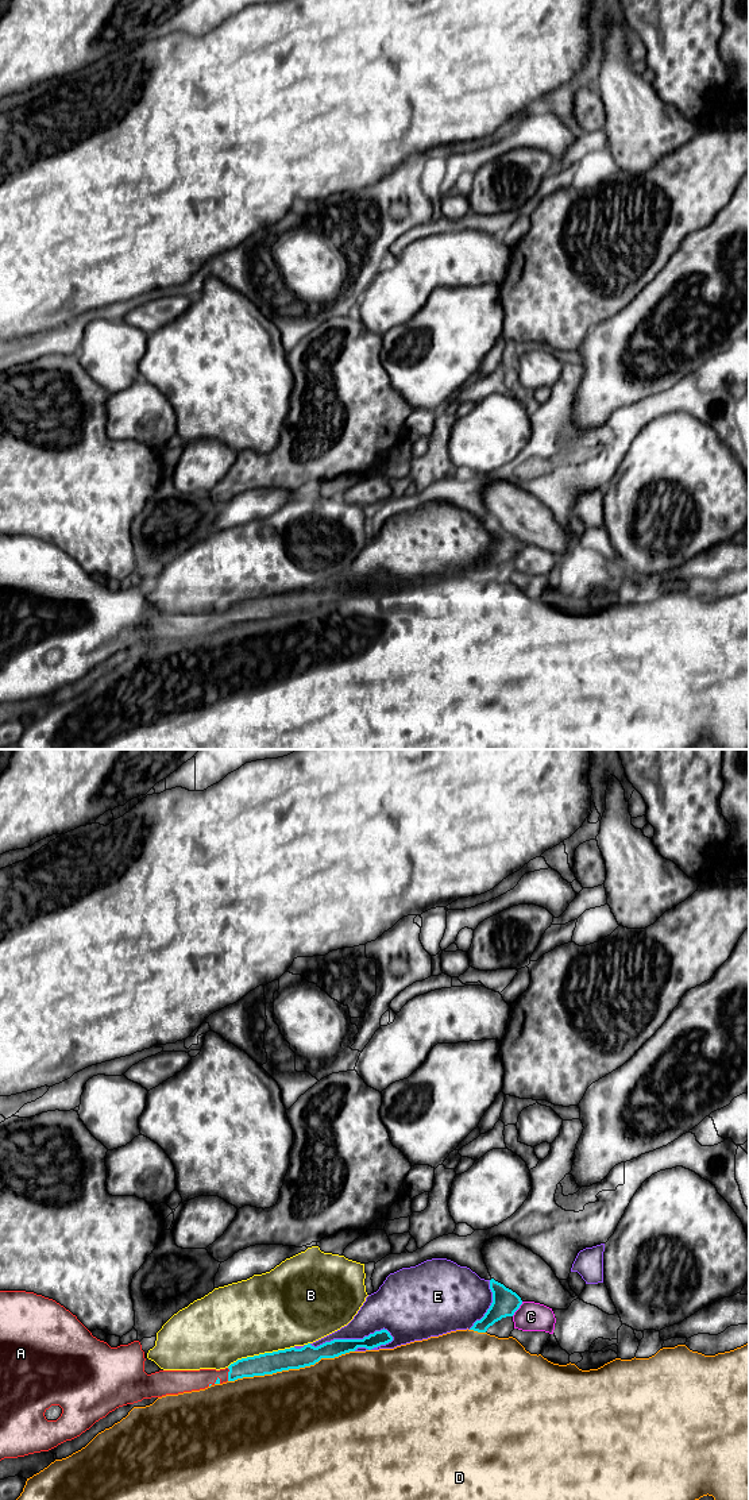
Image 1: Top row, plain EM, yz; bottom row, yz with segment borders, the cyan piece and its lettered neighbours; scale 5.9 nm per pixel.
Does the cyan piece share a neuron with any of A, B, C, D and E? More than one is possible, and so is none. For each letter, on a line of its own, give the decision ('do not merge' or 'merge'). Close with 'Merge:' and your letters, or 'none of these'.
A: merge
B: do not merge
C: do not merge
D: do not merge
E: do not merge
Merge: A

